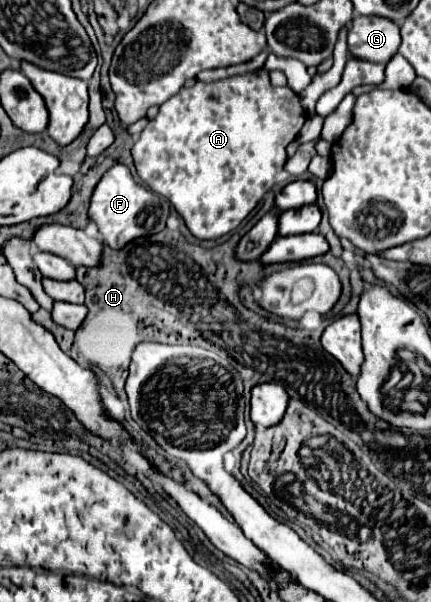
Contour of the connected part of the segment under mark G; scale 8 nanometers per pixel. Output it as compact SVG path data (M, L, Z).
M353 17L347 47L349 55L361 61L387 63L401 45L401 33L397 23L385 17Z

